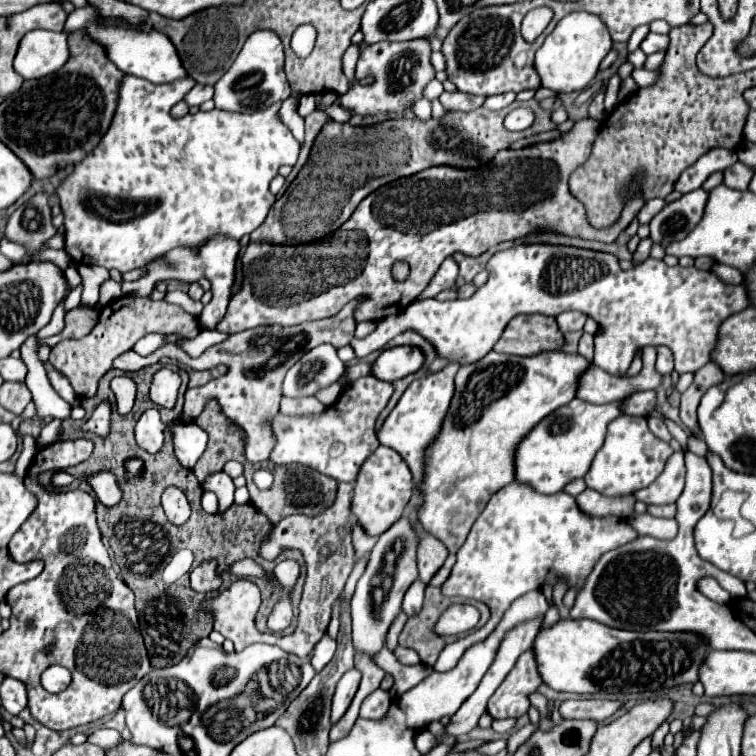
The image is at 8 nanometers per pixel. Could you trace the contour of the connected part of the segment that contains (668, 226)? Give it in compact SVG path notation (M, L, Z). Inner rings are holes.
M697 188L689 194L683 194L679 200L665 204L665 208L649 222L651 240L661 246L683 240L701 220L705 202L707 192L703 188Z

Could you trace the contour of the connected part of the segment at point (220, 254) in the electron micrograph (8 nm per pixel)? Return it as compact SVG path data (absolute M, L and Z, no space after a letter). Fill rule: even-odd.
M211 236L203 246L197 248L173 248L167 252L167 256L159 256L159 260L151 260L145 266L145 274L139 280L125 282L123 284L123 294L127 296L149 296L155 288L157 282L161 280L183 280L183 282L197 282L201 278L207 278L213 286L213 300L211 300L211 310L203 310L199 316L199 324L205 330L215 330L217 324L223 320L229 298L231 298L231 284L235 276L235 260L239 254L241 246L239 240L229 238L229 236Z

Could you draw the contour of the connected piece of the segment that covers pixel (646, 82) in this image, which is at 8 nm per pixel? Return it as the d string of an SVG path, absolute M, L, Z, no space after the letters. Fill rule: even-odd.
M641 68L641 70L633 70L631 76L637 80L637 84L641 88L645 88L645 86L651 86L653 82L657 82L661 74L659 74L659 70L645 70L645 68Z

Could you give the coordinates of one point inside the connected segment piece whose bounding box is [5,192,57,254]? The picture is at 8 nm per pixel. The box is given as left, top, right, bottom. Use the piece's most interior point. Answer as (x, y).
(31, 226)

